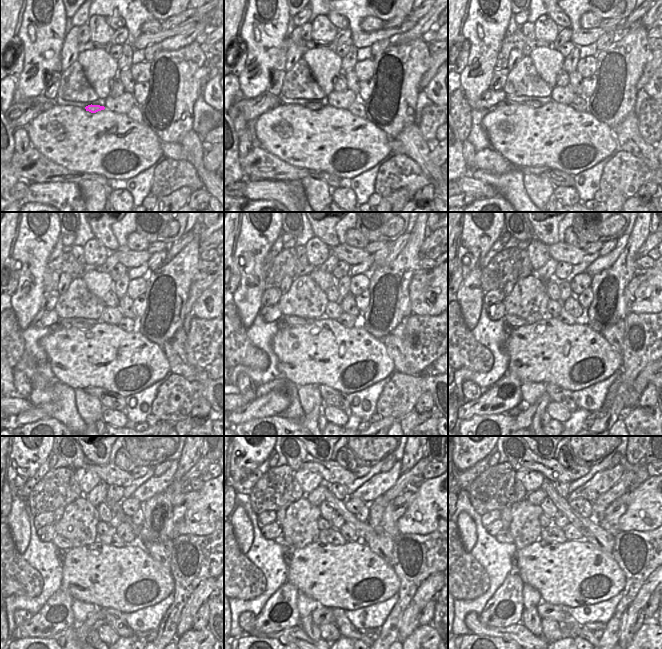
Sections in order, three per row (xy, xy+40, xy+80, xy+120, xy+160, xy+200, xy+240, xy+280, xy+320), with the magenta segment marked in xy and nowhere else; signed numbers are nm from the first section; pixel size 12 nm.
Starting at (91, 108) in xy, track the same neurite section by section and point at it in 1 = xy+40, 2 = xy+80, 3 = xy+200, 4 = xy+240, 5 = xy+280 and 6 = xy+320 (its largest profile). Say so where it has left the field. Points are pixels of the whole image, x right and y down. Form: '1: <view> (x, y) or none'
1: xy+40 (312, 106)
2: xy+80 (532, 104)
3: xy+200 (514, 321)
4: xy+240 (62, 543)
5: xy+280 (283, 540)
6: xy+320 (504, 536)

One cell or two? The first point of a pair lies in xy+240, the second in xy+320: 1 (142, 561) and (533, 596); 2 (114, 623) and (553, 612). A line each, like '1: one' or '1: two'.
1: two
2: two

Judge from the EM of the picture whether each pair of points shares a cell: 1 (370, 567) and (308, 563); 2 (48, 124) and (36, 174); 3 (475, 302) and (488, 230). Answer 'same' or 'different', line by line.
1: same
2: different
3: same

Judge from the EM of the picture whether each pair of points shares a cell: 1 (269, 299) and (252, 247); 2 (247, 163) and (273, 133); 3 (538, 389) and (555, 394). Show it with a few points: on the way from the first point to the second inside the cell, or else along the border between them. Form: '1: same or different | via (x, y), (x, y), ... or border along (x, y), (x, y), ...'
1: different | border along (265, 290), (261, 299), (261, 305)
2: different | border along (262, 146), (281, 160)
3: different | border along (546, 384), (545, 391)

